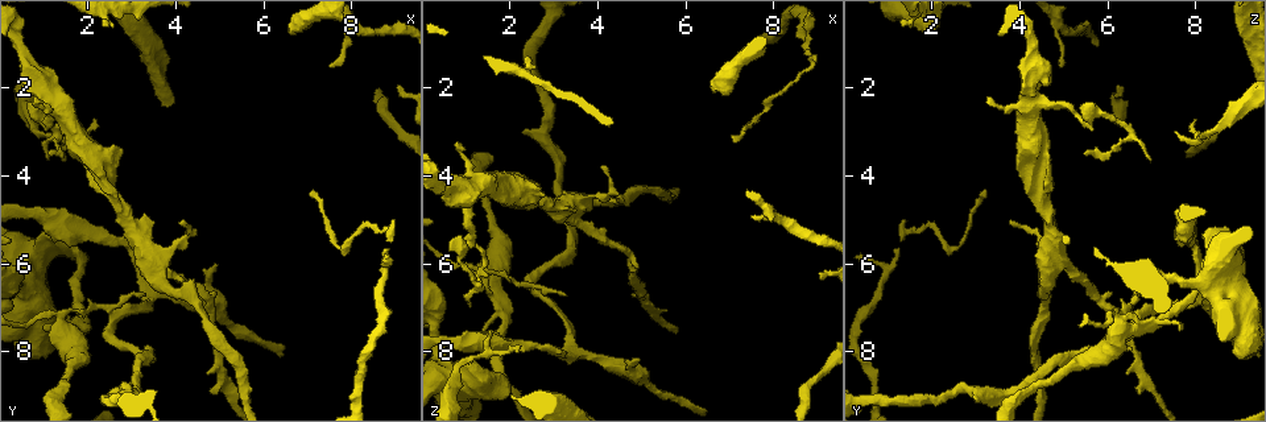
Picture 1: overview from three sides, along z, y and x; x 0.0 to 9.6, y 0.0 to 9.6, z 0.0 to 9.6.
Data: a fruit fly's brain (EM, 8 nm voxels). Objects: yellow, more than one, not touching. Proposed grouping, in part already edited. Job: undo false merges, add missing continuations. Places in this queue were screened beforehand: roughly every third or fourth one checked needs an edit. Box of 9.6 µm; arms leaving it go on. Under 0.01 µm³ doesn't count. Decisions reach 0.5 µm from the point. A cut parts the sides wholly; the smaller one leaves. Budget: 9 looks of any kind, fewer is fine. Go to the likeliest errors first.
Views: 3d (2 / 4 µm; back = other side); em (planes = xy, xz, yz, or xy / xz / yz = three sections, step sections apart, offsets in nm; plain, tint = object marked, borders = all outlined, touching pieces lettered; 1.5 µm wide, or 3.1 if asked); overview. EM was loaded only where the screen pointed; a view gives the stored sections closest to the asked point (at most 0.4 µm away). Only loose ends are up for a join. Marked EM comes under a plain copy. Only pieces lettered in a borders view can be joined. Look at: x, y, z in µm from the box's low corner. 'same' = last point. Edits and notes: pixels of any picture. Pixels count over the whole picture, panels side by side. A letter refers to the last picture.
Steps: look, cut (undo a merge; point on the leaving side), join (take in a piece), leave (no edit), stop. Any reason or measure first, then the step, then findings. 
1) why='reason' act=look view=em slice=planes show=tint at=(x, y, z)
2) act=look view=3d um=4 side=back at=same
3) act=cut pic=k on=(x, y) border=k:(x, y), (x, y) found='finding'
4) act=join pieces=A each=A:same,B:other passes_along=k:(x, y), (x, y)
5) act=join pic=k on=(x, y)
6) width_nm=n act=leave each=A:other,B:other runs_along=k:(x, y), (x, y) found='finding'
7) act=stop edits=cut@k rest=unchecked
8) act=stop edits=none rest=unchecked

why='branch stops here' act=look view=3d um=4 at=(6.70, 0.80, 2.10)

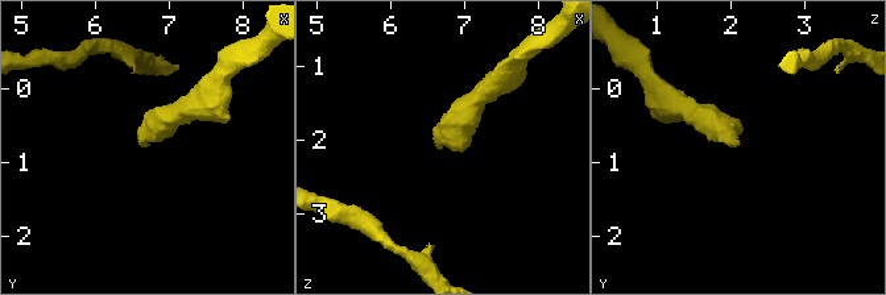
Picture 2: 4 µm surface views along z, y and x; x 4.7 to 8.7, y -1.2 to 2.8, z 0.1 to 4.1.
act=look view=em slice=xy step=8 show=tint at=(6.65, 0.80, 2.05)

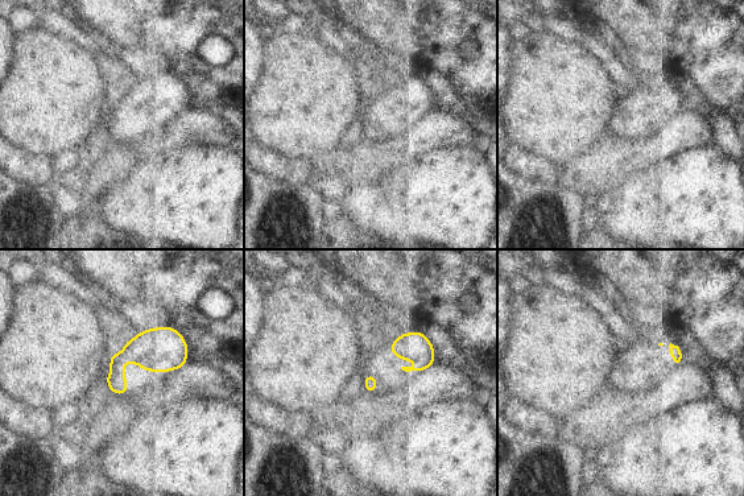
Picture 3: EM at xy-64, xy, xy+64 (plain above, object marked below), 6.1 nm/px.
why='another direction' act=look view=em slice=planes show=borders at=same

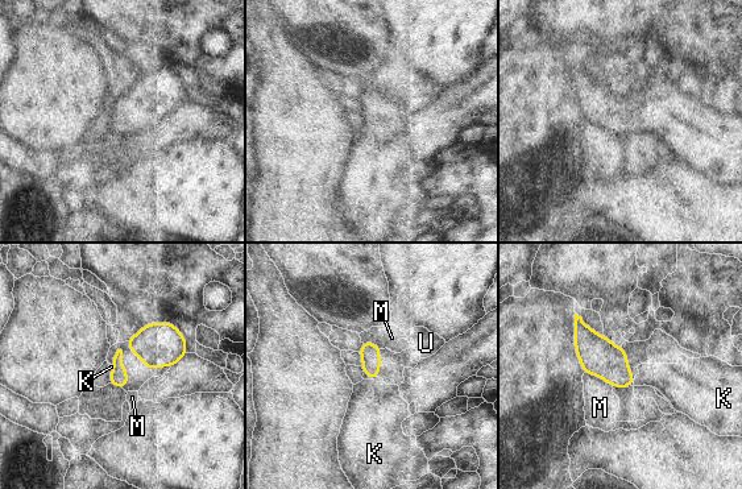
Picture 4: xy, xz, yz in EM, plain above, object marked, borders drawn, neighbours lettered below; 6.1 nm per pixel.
act=join pieces=K each=K:same,M:other,U:other found='the cell continues'

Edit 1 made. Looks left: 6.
act=look view=overview

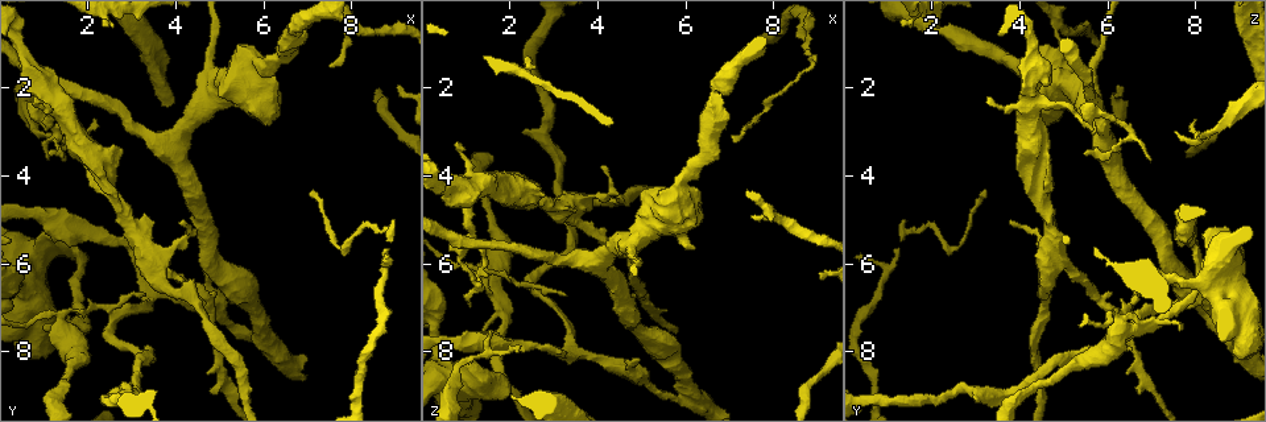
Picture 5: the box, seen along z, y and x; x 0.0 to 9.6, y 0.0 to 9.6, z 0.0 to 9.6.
why='tapers out' act=look view=em slice=planes show=borders at=(2.15, 2.70, 8.10)

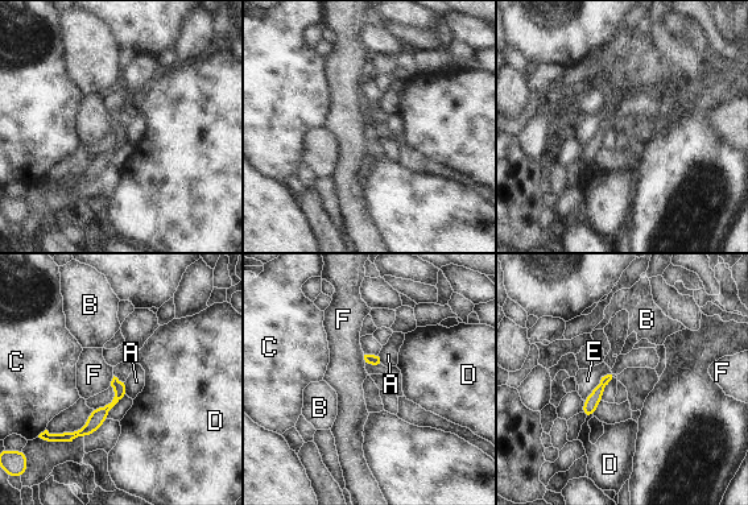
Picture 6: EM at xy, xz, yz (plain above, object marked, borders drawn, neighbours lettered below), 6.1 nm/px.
longest_contact=E:240nm act=leave each=A:other,B:other,C:other,D:other,E:other,F:other border=6:(114, 376), (110, 385) found='no lettered piece goes on from it'

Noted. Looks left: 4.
why='an open end' act=look view=3d um=4 side=back at=(4.10, 5.05, 3.75)

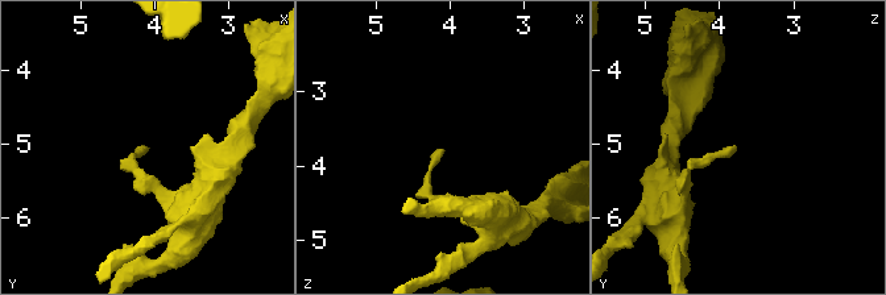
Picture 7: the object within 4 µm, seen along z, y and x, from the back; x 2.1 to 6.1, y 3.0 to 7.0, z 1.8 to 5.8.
why='shape alone is not enough' act=look view=em slice=planes show=borders at=(4.10, 5.05, 3.75)

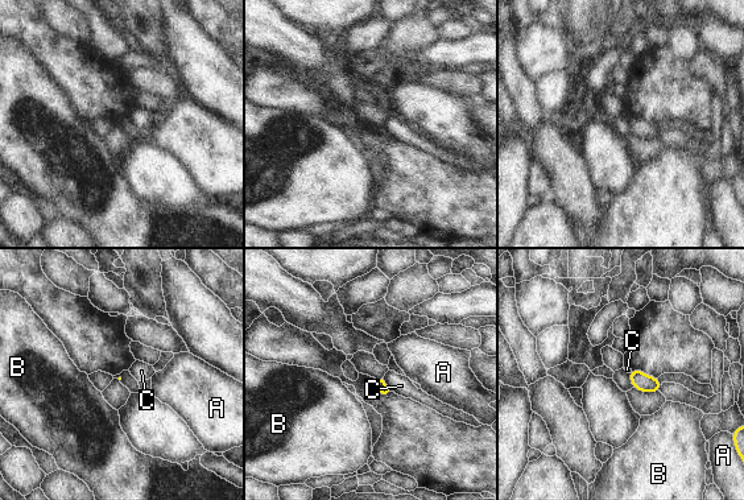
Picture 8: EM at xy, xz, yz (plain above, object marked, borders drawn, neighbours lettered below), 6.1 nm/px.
longest_contact=C:110nm act=leave each=A:other,B:other,C:other found='no lettered piece goes on from it'

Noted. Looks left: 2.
act=stop edits=join@4 rest=unchecked

